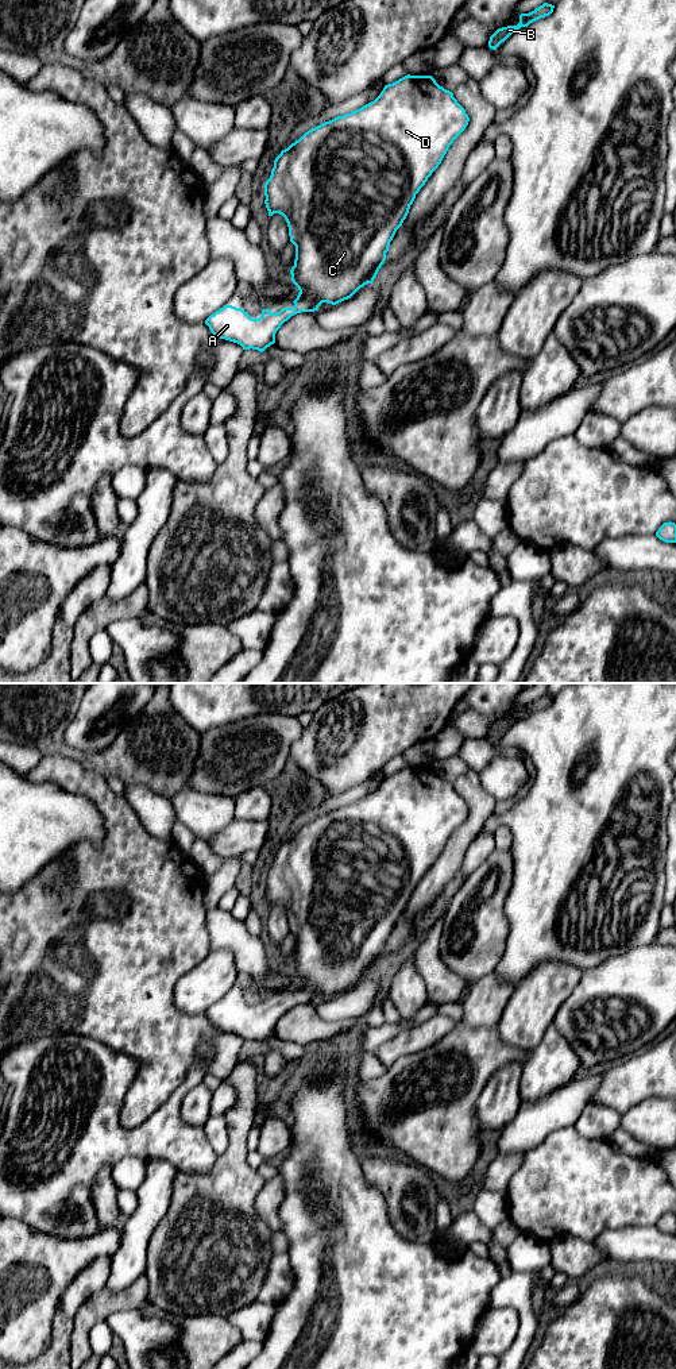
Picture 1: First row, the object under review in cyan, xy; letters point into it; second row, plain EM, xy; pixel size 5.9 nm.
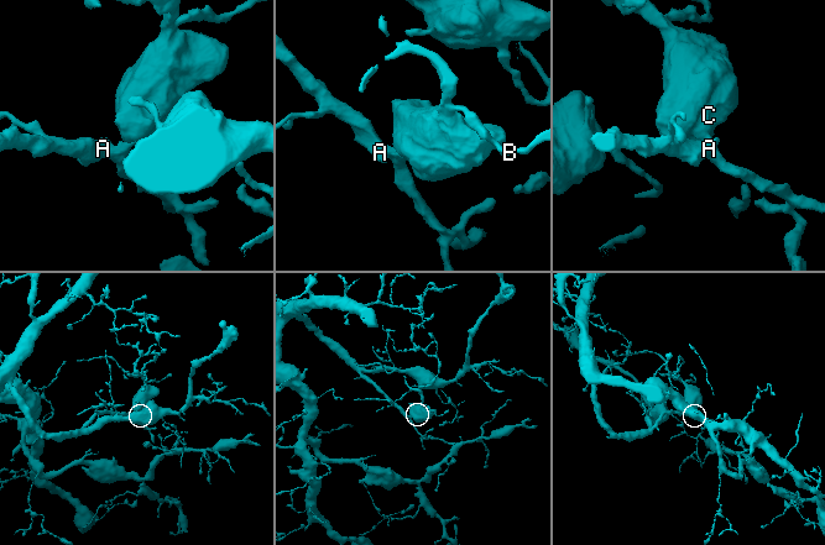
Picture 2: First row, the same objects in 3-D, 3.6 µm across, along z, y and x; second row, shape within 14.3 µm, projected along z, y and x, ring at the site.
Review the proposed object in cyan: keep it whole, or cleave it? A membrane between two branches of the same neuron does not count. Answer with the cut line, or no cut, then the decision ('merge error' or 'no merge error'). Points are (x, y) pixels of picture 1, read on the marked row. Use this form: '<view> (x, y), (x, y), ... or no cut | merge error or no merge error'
no cut | no merge error

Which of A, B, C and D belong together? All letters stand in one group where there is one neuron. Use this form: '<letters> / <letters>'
A B C D

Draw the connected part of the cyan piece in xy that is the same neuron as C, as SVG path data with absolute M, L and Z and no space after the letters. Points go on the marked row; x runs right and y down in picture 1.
M407 74L385 85L374 101L309 130L282 150L264 184L264 204L269 216L279 213L287 223L290 242L295 246L290 274L300 293L293 301L293 308L282 308L277 313L269 308L262 309L259 319L251 319L242 308L224 305L205 320L210 332L220 339L240 344L243 350L263 352L275 343L277 331L291 316L314 312L322 302L336 305L351 298L364 285L372 284L416 194L439 167L449 146L466 130L468 122L466 109L453 93L440 86L432 76Z

